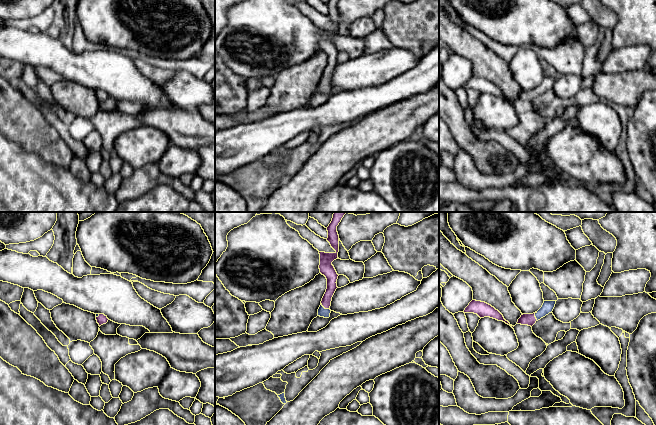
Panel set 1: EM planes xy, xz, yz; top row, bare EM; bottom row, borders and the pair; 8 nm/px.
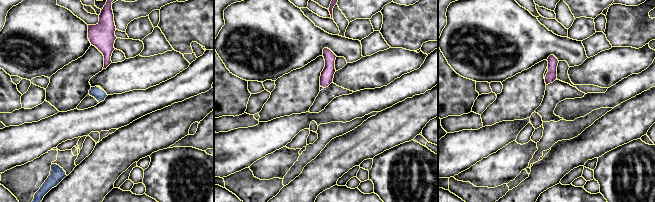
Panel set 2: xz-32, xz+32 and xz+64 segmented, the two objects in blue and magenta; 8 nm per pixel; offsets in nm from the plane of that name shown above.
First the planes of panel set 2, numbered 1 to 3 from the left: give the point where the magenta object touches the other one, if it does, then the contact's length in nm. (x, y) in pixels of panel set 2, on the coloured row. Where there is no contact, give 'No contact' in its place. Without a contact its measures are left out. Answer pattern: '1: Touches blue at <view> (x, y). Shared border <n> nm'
1: Touches blue at xz-32 (98, 87). Shared border 50 nm
2: Touches blue at xz+32 (322, 87). Shared border 40 nm
3: No contact

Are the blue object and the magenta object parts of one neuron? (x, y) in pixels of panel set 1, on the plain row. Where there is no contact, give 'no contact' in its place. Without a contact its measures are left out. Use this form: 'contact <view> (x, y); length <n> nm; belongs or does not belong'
contact xz (324, 84); length 90 nm; belongs

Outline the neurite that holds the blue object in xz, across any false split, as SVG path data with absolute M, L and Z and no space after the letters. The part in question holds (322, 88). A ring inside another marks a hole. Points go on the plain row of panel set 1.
M329 0L327 3L328 14L327 17L330 19L331 23L336 27L335 29L325 29L319 28L320 30L320 49L324 51L327 55L327 65L322 74L321 81L318 85L318 92L329 94L330 93L330 82L332 73L336 67L338 50L332 41L332 38L338 35L339 28L339 11L337 8L337 2L339 0Z

